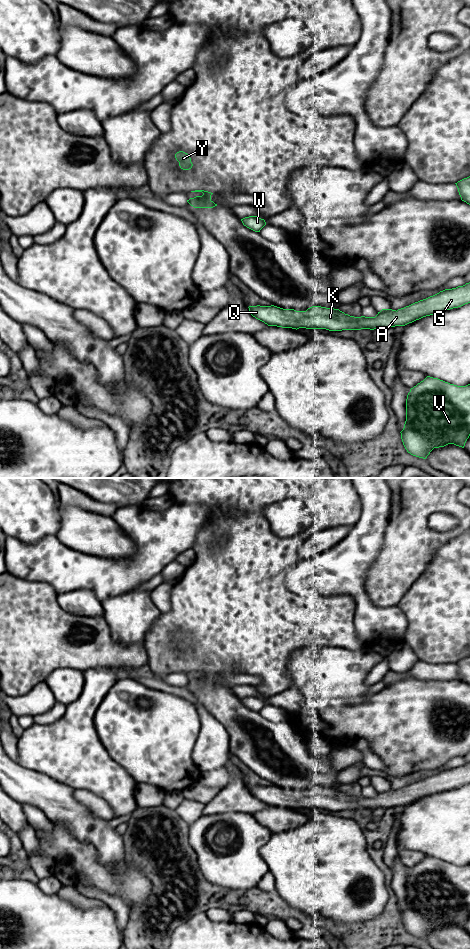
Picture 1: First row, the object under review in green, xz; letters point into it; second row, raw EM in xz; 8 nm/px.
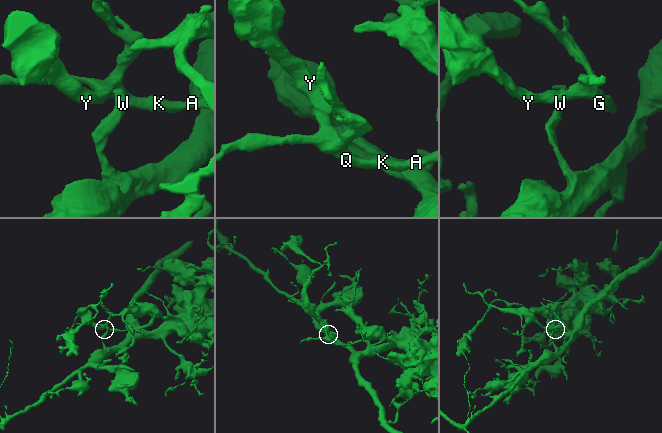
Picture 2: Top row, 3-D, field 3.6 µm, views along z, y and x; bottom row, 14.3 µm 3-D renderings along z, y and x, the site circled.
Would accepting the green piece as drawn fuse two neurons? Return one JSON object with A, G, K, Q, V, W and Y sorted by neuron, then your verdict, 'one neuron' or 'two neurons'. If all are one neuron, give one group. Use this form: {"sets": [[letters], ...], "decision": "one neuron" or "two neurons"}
{"sets": [["A", "G", "K", "Q", "V", "W", "Y"]], "decision": "one neuron"}

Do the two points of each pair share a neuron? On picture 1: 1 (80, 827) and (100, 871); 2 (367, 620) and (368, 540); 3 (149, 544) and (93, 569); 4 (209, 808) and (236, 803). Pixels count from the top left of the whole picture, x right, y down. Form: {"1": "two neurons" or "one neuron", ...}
{"1": "two neurons", "2": "one neuron", "3": "one neuron", "4": "one neuron"}

